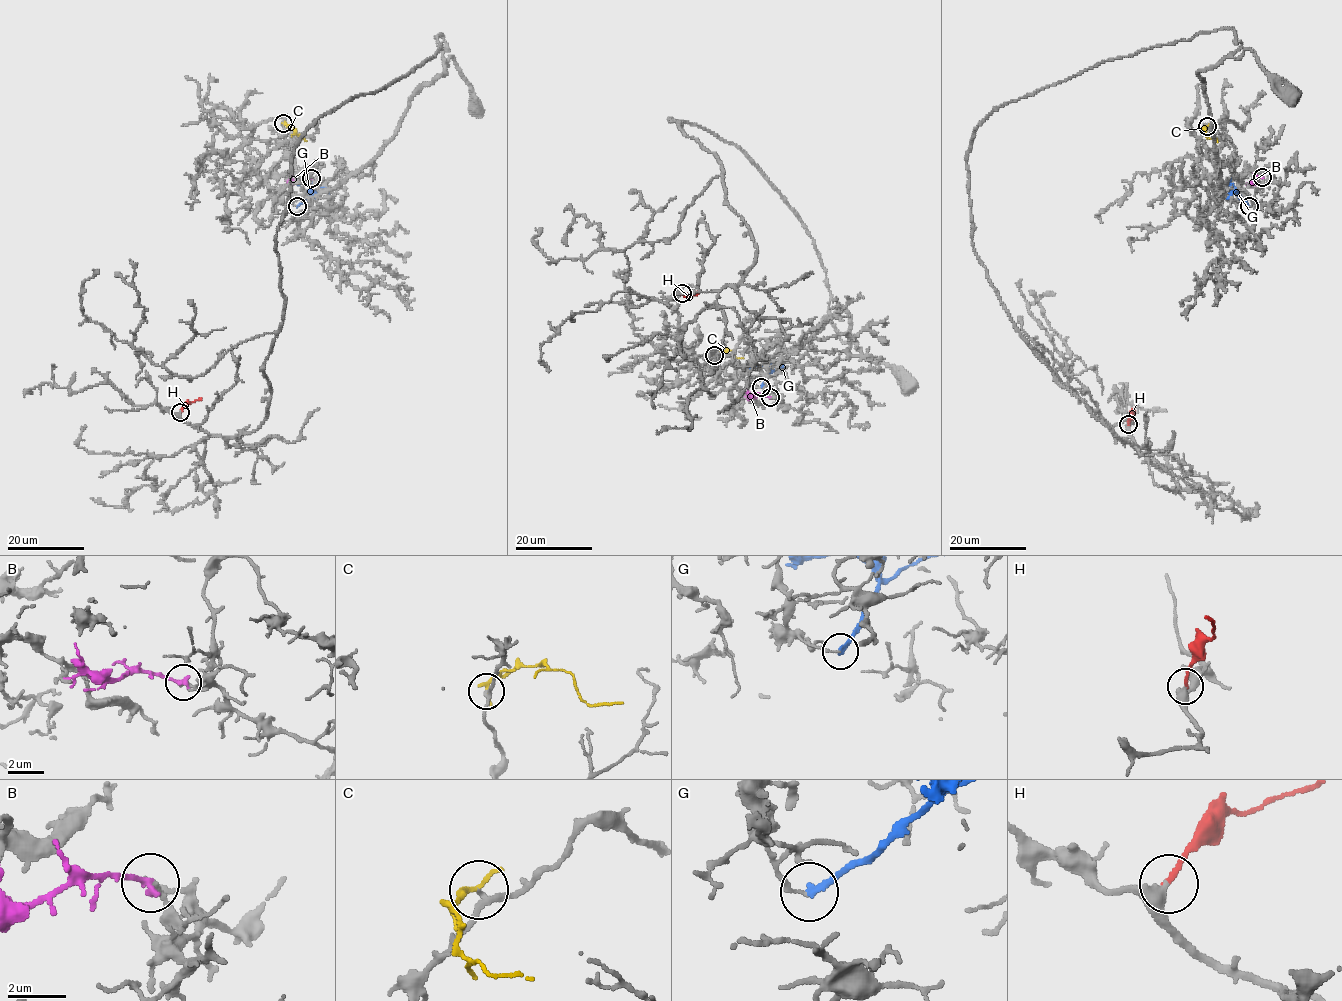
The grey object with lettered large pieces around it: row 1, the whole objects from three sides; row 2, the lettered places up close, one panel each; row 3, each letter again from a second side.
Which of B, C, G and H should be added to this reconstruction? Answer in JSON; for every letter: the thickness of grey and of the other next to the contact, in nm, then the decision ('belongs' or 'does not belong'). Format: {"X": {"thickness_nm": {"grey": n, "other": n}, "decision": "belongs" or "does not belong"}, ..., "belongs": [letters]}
{"B": {"thickness_nm": {"grey": 140, "other": 240}, "decision": "does not belong"}, "C": {"thickness_nm": {"grey": 150, "other": 240}, "decision": "does not belong"}, "G": {"thickness_nm": {"grey": 120, "other": 260}, "decision": "does not belong"}, "H": {"thickness_nm": {"grey": 300, "other": 170}, "decision": "belongs"}, "belongs": ["H"]}

